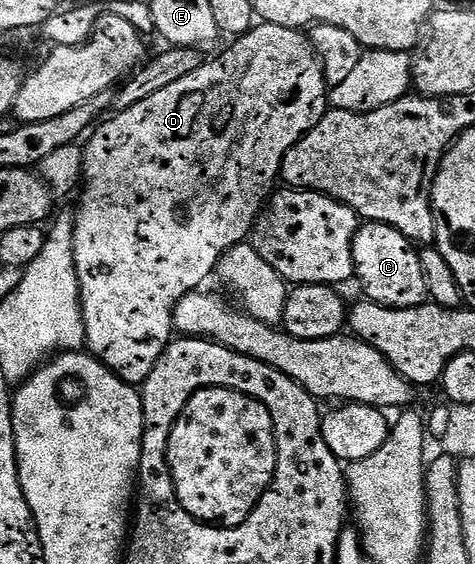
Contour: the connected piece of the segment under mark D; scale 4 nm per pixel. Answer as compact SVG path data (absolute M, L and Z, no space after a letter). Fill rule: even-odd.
M260 21L246 34L236 37L231 44L232 46L220 58L215 58L212 62L211 59L204 61L203 66L197 68L197 72L181 76L177 84L169 84L169 88L153 92L149 100L141 100L141 104L133 104L133 108L112 113L112 118L99 131L96 129L90 135L91 143L85 146L85 181L81 186L83 195L80 196L79 206L77 205L75 210L73 248L85 320L86 349L101 365L115 371L115 375L122 382L136 388L142 387L149 372L165 352L165 348L173 341L175 309L179 301L187 294L196 293L202 287L199 285L210 274L212 277L216 273L224 252L240 245L254 230L259 213L276 189L275 181L280 181L283 158L289 152L289 148L296 146L303 135L311 131L316 122L323 119L329 109L329 87L323 79L323 65L311 46L310 37L303 30L281 28L281 24Z

